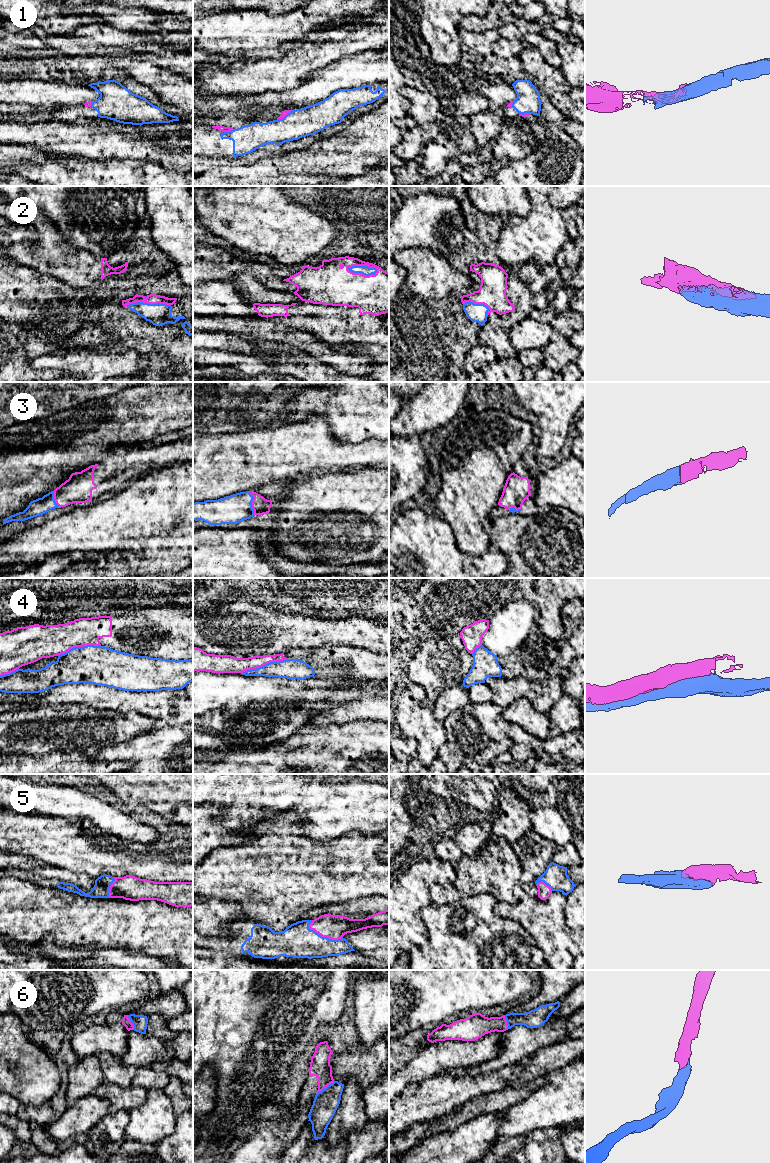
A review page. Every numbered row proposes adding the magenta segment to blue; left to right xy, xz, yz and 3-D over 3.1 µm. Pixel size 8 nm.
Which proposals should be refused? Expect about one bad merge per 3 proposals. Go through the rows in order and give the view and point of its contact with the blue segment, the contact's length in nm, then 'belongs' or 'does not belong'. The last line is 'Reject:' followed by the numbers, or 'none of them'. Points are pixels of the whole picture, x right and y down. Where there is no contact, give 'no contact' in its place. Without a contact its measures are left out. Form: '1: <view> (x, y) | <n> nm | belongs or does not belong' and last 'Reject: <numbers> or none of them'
1: xz (285, 116) | 150 nm | belongs
2: xz (363, 266) | 260 nm | belongs
3: xz (251, 503) | 200 nm | belongs
4: xz (264, 665) | 400 nm | does not belong
5: xz (324, 937) | 300 nm | belongs
6: xz (327, 1086) | 160 nm | belongs
Reject: 4

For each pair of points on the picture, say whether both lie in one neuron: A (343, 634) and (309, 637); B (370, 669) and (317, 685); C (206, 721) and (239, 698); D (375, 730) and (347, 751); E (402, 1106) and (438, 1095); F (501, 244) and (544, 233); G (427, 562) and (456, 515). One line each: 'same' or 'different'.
A: same
B: different
C: different
D: same
E: same
F: same
G: different

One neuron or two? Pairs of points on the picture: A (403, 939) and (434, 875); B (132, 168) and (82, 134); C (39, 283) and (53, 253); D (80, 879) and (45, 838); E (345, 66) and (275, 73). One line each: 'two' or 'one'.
A: one
B: two
C: two
D: two
E: two

